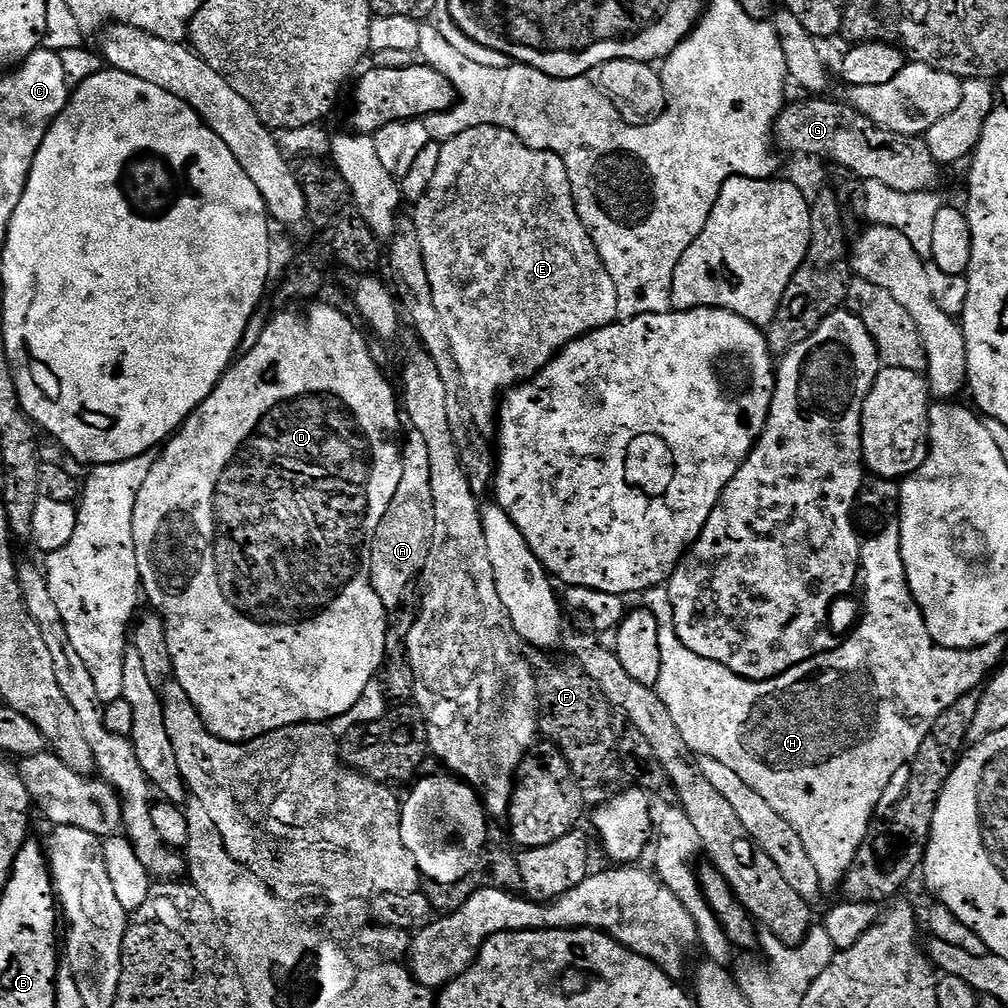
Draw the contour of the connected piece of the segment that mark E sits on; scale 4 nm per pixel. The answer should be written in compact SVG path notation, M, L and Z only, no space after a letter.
M490 124L468 129L450 138L441 143L440 150L437 174L427 195L418 203L420 217L416 220L414 233L424 248L426 274L429 275L430 290L434 294L434 307L438 310L438 318L442 318L442 326L446 326L450 350L454 350L451 363L460 371L462 392L472 392L472 400L476 400L476 404L488 404L488 400L499 401L502 394L539 376L556 359L556 355L579 336L585 336L596 328L604 328L607 324L617 323L620 316L618 290L602 262L588 228L580 220L562 158L558 158L553 152L539 152L528 148L519 136L515 136L507 128L497 128Z

